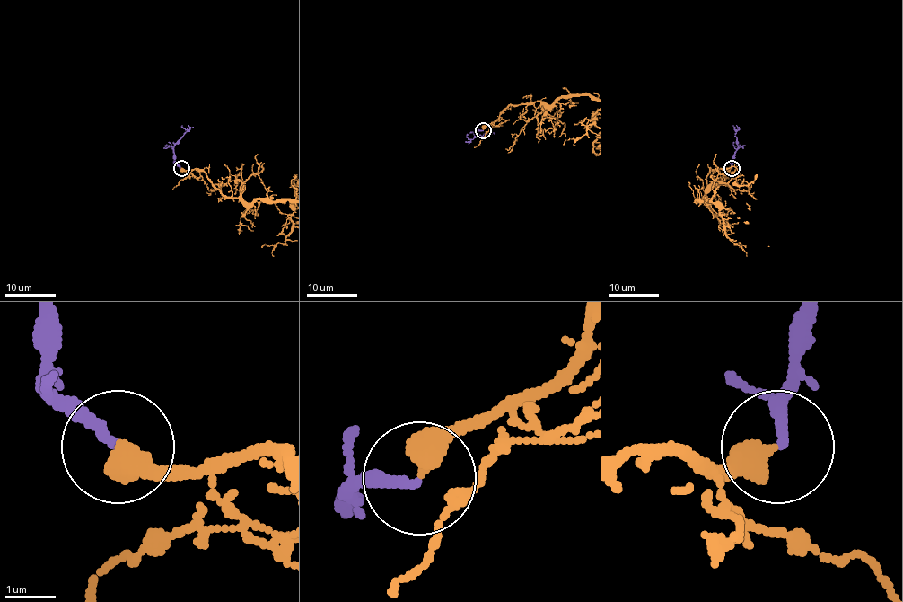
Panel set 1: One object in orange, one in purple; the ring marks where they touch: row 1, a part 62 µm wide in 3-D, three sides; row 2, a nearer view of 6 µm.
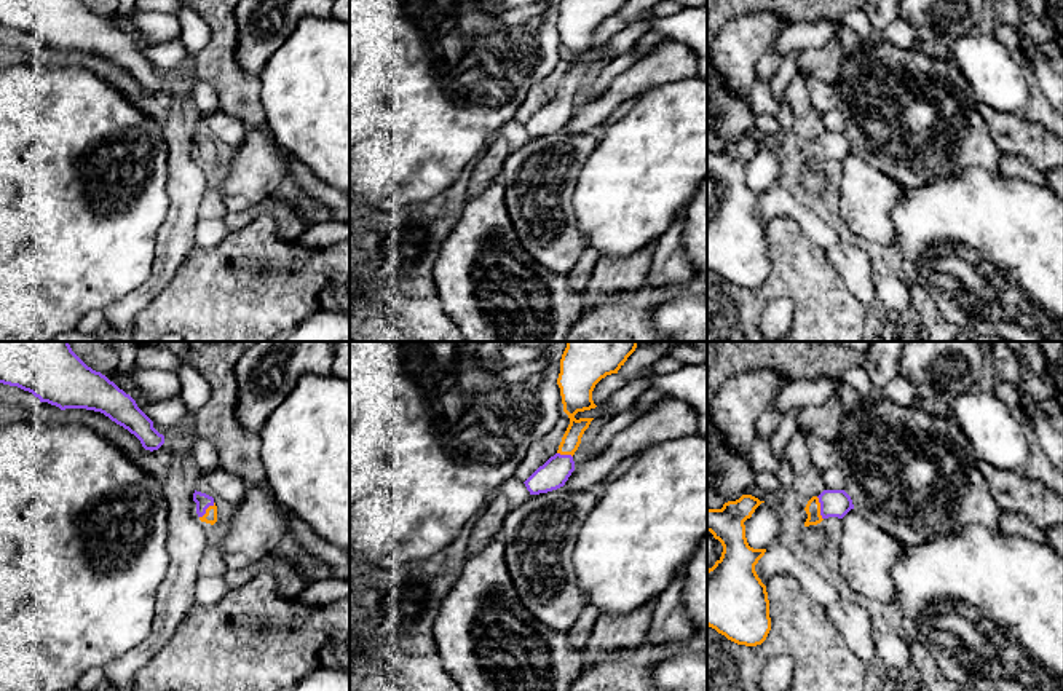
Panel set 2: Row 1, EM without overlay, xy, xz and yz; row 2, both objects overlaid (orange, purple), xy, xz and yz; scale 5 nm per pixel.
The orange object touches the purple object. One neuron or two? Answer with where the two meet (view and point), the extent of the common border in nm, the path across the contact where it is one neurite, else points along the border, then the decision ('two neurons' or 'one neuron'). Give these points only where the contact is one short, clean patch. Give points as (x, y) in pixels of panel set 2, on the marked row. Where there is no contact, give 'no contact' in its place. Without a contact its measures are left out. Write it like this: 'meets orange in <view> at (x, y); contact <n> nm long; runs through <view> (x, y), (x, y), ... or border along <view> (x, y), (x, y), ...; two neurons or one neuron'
meets orange in yz at (819, 508); contact 120 nm long; runs through yz (813, 508), (819, 508), (833, 503); one neuron

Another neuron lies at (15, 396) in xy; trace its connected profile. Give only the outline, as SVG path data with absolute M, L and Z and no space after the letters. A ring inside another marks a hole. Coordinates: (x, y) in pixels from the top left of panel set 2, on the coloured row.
M0 383L0 405L13 405L22 409L32 409L40 404L40 399L32 393L24 391L18 386Z

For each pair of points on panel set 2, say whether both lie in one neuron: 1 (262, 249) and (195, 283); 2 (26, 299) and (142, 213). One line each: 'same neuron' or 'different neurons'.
1: same neuron
2: same neuron

